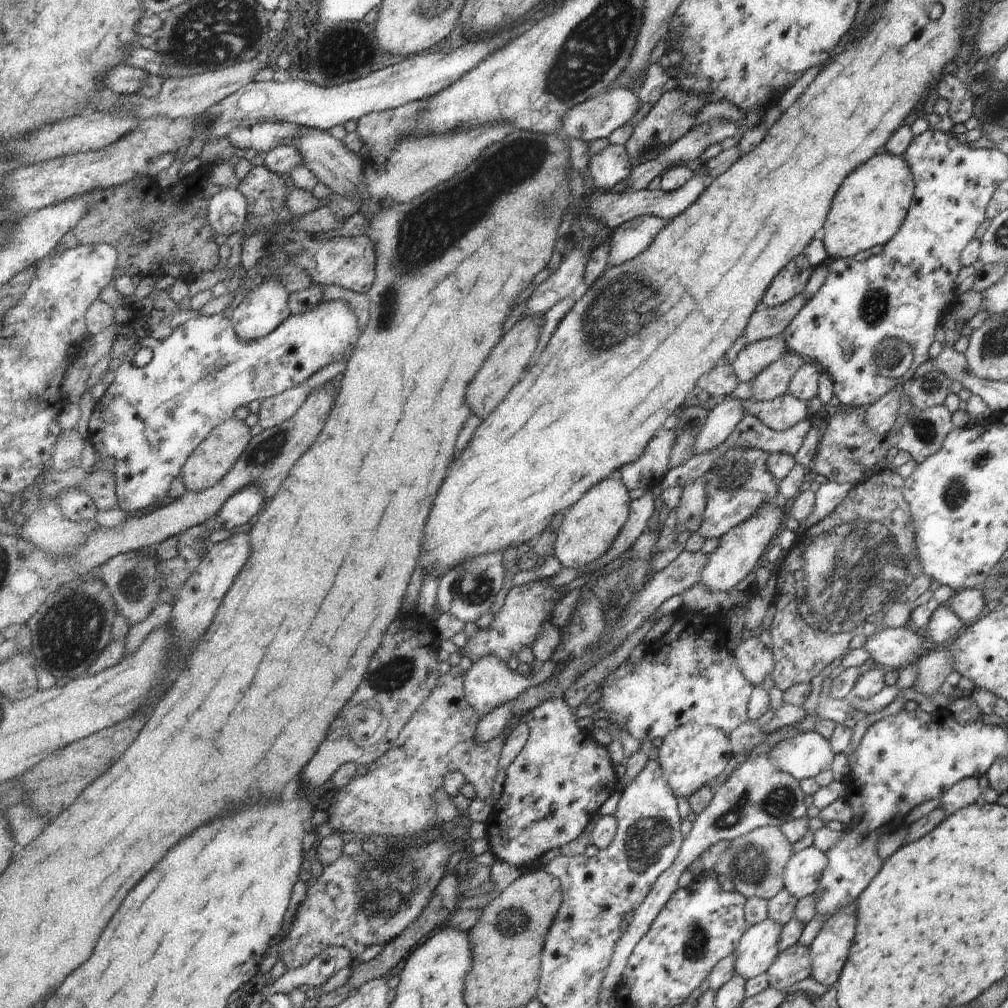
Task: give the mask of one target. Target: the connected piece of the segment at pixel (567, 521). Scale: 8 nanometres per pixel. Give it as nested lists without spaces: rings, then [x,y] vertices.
[[[606,478],[596,484],[587,494],[567,508],[554,544],[554,556],[565,568],[583,568],[605,556],[618,539],[619,532],[629,520],[629,489],[621,478]]]

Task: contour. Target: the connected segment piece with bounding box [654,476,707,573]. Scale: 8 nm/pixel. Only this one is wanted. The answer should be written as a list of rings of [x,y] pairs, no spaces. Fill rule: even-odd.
[[[705,478],[689,480],[683,487],[681,504],[670,510],[660,532],[655,551],[654,573],[671,564],[684,550],[685,543],[701,530],[705,506]]]

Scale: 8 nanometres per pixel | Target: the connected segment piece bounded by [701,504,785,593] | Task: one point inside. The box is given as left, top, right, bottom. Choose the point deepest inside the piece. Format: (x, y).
(738, 550)

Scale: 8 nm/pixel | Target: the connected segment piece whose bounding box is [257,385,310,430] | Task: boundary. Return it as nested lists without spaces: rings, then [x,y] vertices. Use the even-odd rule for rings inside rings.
[[[306,385],[290,388],[281,394],[263,399],[259,402],[258,424],[263,430],[271,430],[290,421],[307,402],[310,390]]]

